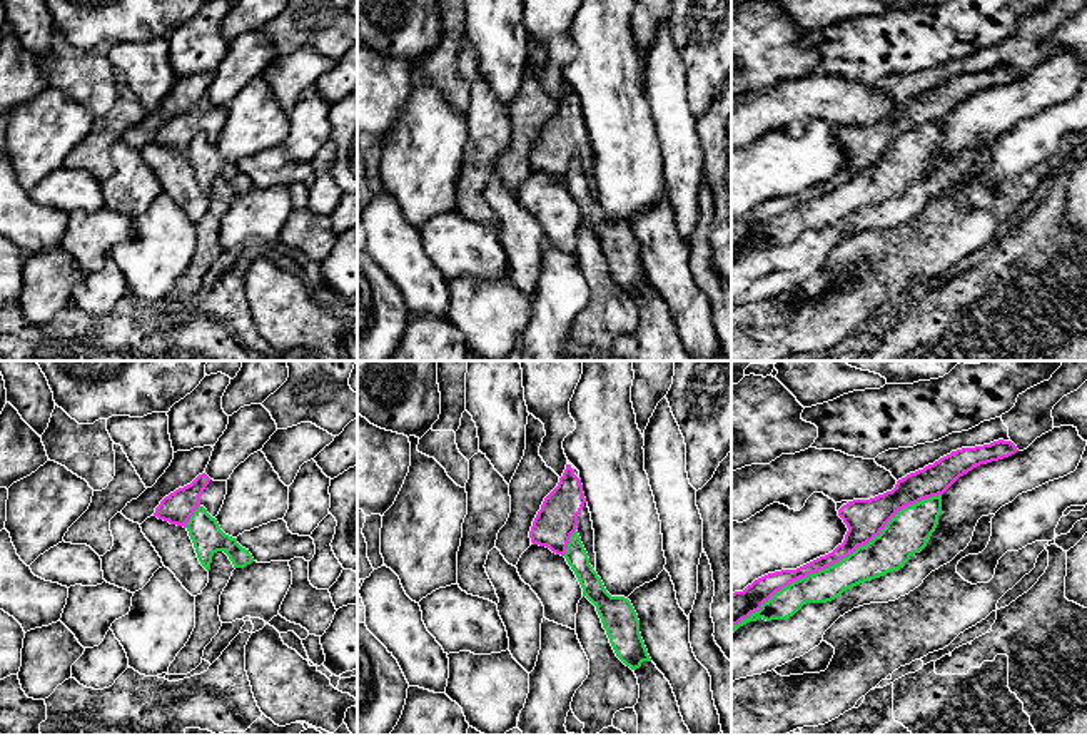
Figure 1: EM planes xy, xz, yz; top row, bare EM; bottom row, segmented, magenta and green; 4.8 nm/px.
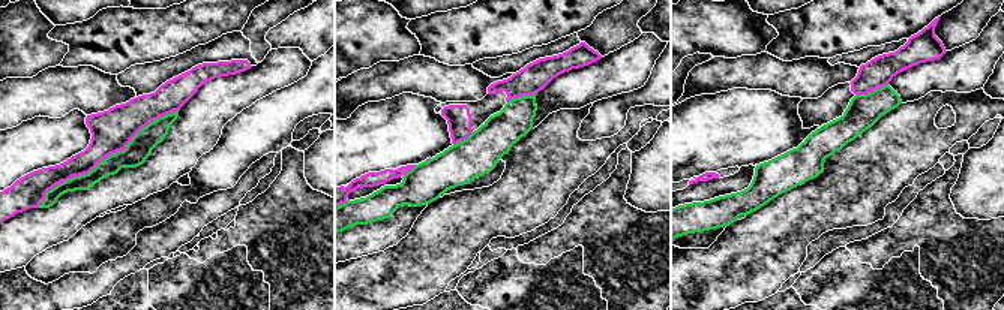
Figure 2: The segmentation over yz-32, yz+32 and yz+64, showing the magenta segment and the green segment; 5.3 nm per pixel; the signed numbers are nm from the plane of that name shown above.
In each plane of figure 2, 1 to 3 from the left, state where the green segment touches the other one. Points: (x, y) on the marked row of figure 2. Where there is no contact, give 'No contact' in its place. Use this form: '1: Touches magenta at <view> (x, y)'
1: Touches magenta at yz-32 (105, 156)
2: Touches magenta at yz+32 (521, 95)
3: Touches magenta at yz+64 (871, 90)

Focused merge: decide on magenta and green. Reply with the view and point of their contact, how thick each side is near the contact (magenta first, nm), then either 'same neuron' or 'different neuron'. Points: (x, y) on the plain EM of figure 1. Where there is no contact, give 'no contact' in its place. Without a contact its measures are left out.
yz (837, 187) | 190/190 nm | different neuron

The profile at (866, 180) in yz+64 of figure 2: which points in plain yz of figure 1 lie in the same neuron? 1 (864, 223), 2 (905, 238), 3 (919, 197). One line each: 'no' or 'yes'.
1: no
2: yes
3: no

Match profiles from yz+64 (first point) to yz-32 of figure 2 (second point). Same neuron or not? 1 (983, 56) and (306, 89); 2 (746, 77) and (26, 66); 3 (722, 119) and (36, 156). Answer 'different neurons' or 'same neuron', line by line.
1: different neurons
2: different neurons
3: same neuron

